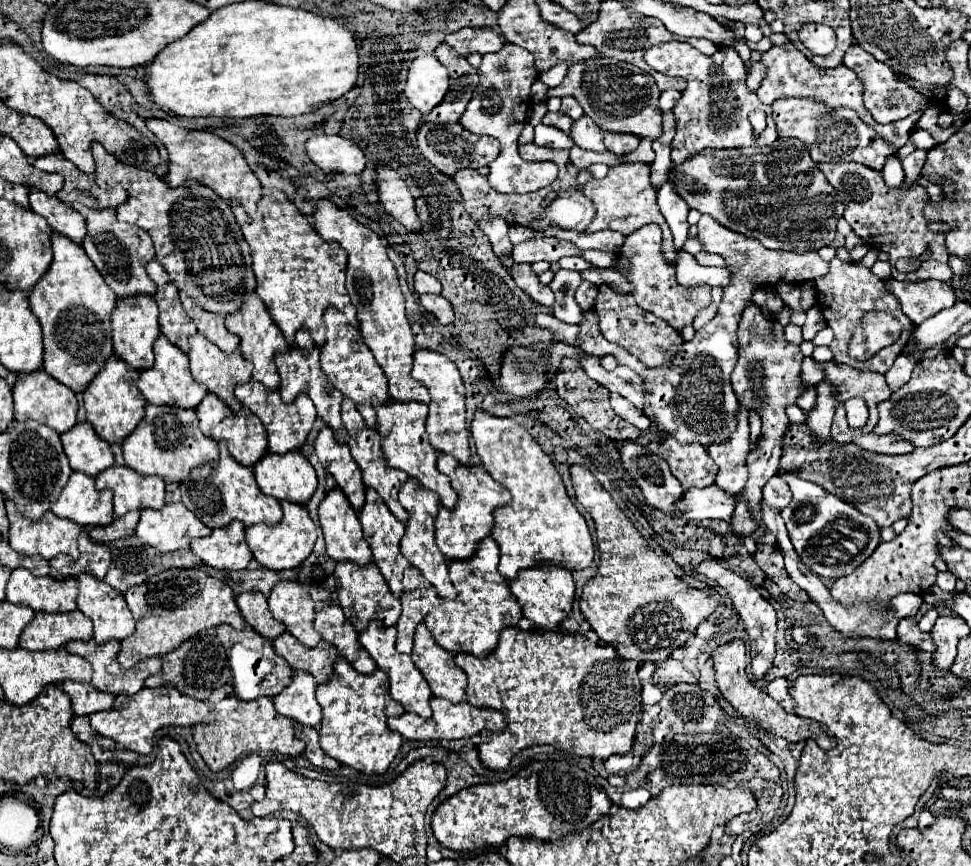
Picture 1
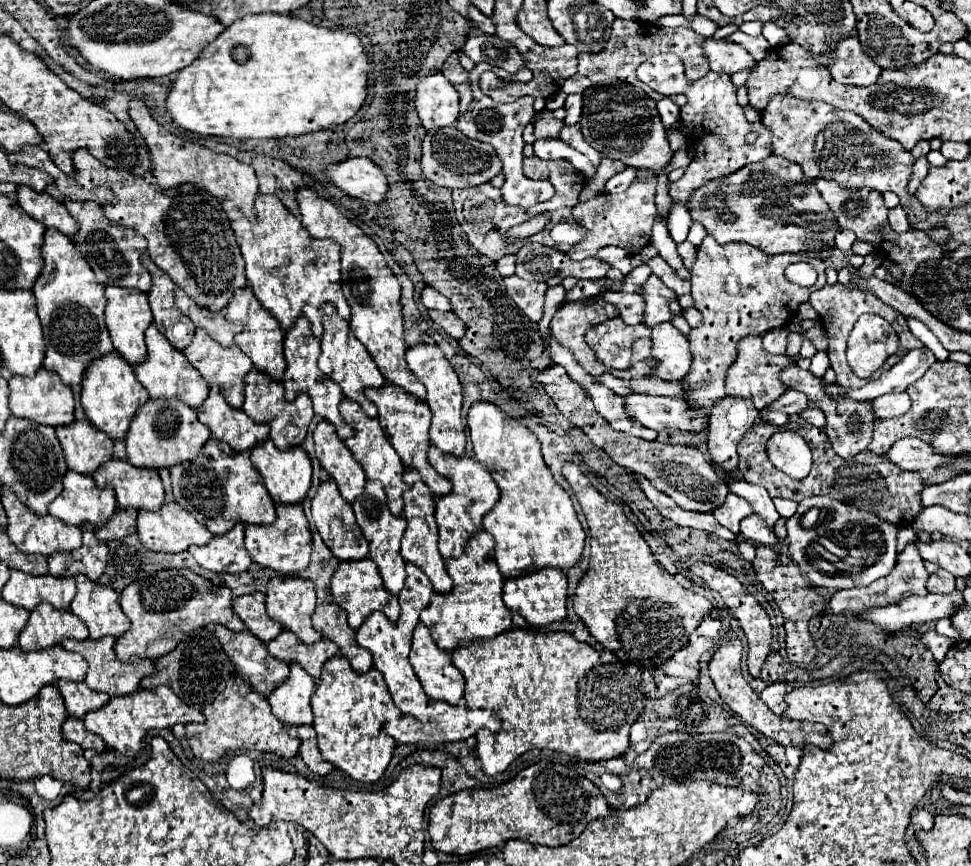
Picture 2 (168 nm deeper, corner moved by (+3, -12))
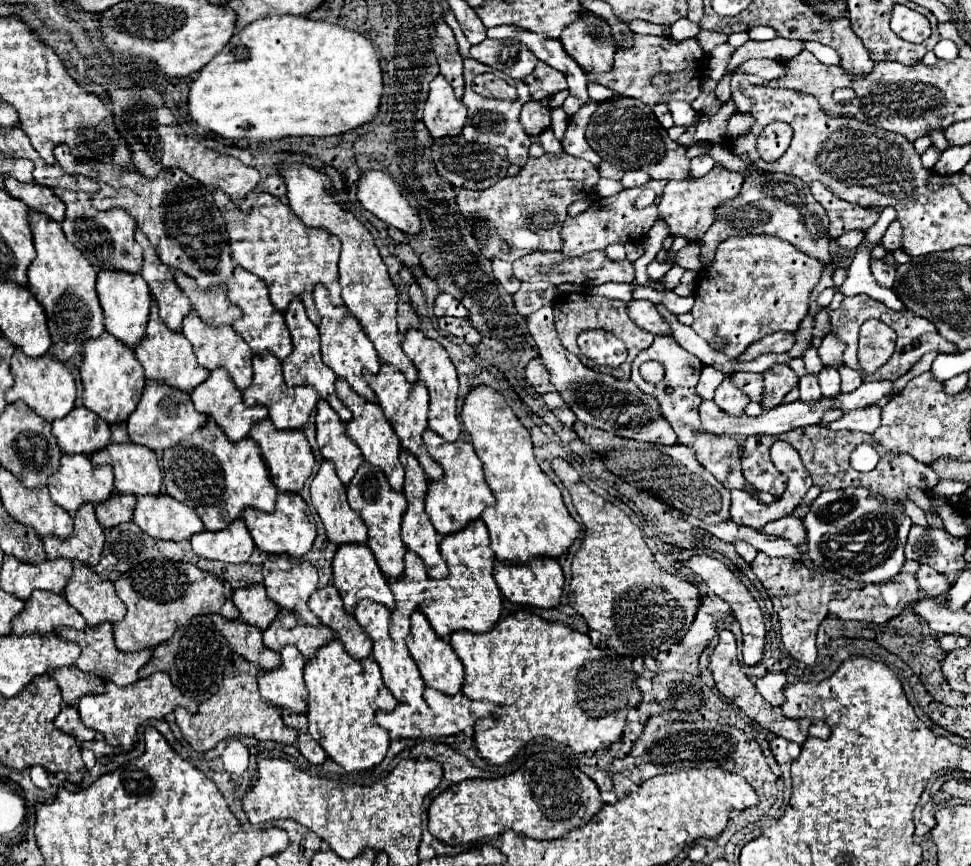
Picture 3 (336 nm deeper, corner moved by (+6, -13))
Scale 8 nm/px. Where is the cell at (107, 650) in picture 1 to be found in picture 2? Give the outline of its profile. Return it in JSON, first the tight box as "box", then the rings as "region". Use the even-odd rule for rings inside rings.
{"box":[61,637,155,695],"region":[[[103,637],[103,639],[85,639],[85,641],[77,641],[77,639],[63,639],[61,645],[67,651],[75,651],[79,655],[85,657],[85,661],[89,663],[87,669],[87,677],[85,683],[93,689],[93,691],[101,691],[101,693],[109,693],[113,695],[129,695],[131,691],[139,689],[139,681],[147,675],[155,673],[155,665],[151,659],[131,659],[129,663],[121,663],[113,651],[115,639],[113,637]]]}

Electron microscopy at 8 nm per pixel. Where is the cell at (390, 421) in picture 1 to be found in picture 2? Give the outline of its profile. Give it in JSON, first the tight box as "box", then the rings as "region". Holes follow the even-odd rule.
{"box":[365,383,451,497],"region":[[[385,383],[381,389],[369,389],[365,391],[365,395],[377,405],[379,409],[379,421],[385,429],[385,433],[389,435],[391,445],[395,447],[395,451],[399,453],[403,465],[407,467],[415,467],[423,481],[427,483],[427,487],[433,491],[435,497],[447,495],[451,491],[451,483],[449,479],[445,479],[443,475],[439,475],[431,463],[427,461],[427,449],[429,449],[429,425],[431,425],[431,411],[429,405],[421,399],[417,399],[415,395],[409,395],[407,391],[401,391],[401,387],[393,387],[393,383]]]}

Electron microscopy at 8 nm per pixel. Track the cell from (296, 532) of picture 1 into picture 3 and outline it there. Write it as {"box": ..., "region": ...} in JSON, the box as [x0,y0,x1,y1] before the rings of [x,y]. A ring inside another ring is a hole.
{"box":[242,496,316,558],"region":[[[278,496],[276,508],[270,514],[262,514],[262,512],[254,512],[252,508],[246,508],[242,520],[246,522],[246,528],[256,548],[264,554],[276,554],[276,556],[286,554],[290,558],[304,558],[310,552],[312,542],[316,538],[314,520],[308,512],[306,502],[300,496]]]}

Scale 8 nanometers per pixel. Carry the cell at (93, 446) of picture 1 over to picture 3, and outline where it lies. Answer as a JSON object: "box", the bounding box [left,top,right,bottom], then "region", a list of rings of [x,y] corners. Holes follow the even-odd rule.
{"box":[52,406,110,456],"region":[[[84,406],[54,420],[52,434],[64,454],[92,456],[110,444],[110,426]]]}

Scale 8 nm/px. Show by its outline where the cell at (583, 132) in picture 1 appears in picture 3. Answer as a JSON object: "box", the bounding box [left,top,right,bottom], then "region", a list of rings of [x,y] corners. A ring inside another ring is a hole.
{"box":[562,100,602,166],"region":[[[588,100],[582,110],[578,110],[574,116],[569,118],[568,128],[564,132],[564,138],[562,138],[562,146],[564,146],[564,152],[576,156],[576,158],[582,158],[582,160],[588,160],[590,164],[598,166],[602,162],[602,158],[586,144],[586,138],[584,138],[584,130],[586,130],[586,124],[590,120],[590,114],[594,112],[596,108],[596,102],[594,100]]]}

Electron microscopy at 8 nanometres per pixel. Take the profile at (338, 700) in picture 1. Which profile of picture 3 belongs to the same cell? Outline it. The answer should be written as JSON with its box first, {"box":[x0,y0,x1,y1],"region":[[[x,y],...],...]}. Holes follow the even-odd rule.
{"box":[304,640,440,772],"region":[[[332,640],[328,646],[324,646],[322,650],[318,650],[318,654],[316,654],[316,658],[314,660],[310,660],[308,664],[306,664],[306,668],[304,668],[304,682],[306,682],[306,688],[308,688],[308,722],[310,722],[310,726],[308,726],[308,732],[312,734],[312,738],[326,750],[326,754],[336,762],[336,764],[340,764],[346,772],[362,772],[362,770],[372,770],[374,766],[378,766],[382,760],[384,760],[384,756],[386,756],[386,752],[388,752],[388,746],[390,746],[390,738],[391,740],[404,738],[404,739],[415,739],[415,738],[433,738],[440,736],[422,736],[422,730],[420,730],[420,724],[424,722],[424,716],[428,716],[430,714],[430,708],[426,710],[426,714],[420,714],[416,708],[412,708],[410,704],[404,704],[404,702],[398,702],[394,696],[392,696],[392,692],[382,684],[382,676],[380,676],[380,668],[378,668],[378,664],[372,660],[372,658],[366,658],[366,660],[350,660],[350,656],[348,656],[348,652],[344,650],[344,646],[342,646],[342,642],[340,640]]]}

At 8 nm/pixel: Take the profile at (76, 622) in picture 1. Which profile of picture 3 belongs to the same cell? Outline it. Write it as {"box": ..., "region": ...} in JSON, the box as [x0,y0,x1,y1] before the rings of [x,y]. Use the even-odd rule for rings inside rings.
{"box":[12,592,86,636],"region":[[[32,592],[26,600],[26,608],[12,620],[12,632],[16,636],[24,634],[48,634],[58,626],[70,626],[74,630],[84,630],[86,622],[78,610],[74,610],[62,594],[54,592]]]}

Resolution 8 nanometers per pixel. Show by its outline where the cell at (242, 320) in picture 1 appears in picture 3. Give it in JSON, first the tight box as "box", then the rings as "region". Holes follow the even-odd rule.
{"box":[228,266,292,360],"region":[[[238,266],[234,280],[230,280],[228,300],[230,300],[230,304],[238,306],[244,314],[242,320],[236,320],[232,324],[232,328],[246,340],[246,344],[252,348],[254,354],[270,352],[278,360],[284,360],[292,352],[292,340],[290,340],[290,332],[286,328],[286,322],[284,322],[284,314],[274,310],[274,306],[270,304],[270,298],[268,298],[268,288],[258,276],[254,276],[254,274],[250,274]]]}

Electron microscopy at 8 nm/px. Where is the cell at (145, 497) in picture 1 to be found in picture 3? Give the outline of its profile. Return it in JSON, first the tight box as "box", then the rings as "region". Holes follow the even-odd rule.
{"box":[92,444,162,494],"region":[[[108,444],[92,456],[92,464],[110,464],[114,468],[114,490],[118,494],[160,494],[162,472],[156,454],[148,448],[126,444]]]}

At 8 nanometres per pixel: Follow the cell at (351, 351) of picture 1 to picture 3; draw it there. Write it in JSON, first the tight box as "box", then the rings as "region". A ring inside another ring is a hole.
{"box":[314,286,380,402],"region":[[[320,286],[314,292],[314,302],[316,302],[316,310],[322,316],[322,322],[318,328],[320,328],[320,352],[322,352],[324,364],[328,364],[338,378],[346,380],[364,400],[376,402],[372,388],[368,388],[368,384],[364,380],[364,372],[378,372],[380,370],[380,362],[378,362],[374,346],[370,344],[370,340],[362,332],[360,324],[348,314],[346,306],[334,306],[330,302],[328,292],[322,290]]]}

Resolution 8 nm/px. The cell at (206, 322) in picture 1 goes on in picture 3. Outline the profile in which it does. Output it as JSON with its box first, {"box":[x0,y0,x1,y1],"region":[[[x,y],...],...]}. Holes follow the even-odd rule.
{"box":[174,272,242,326],"region":[[[174,272],[174,280],[190,300],[192,310],[198,312],[202,322],[208,326],[232,326],[232,322],[242,318],[242,312],[238,308],[232,308],[232,304],[226,300],[224,288],[218,288],[218,292],[202,292],[184,272]]]}

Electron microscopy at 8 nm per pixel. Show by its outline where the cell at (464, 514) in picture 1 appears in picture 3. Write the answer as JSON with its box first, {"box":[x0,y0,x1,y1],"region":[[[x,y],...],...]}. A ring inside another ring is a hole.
{"box":[424,432,496,536],"region":[[[424,432],[424,446],[430,452],[430,456],[444,468],[444,476],[438,482],[428,484],[428,496],[426,496],[426,514],[430,516],[430,522],[434,524],[436,532],[442,536],[456,534],[462,528],[466,528],[472,520],[480,518],[480,514],[496,504],[496,498],[492,490],[488,488],[482,472],[482,462],[476,456],[472,444],[464,440],[456,440],[454,444],[446,444],[440,436],[434,436],[434,432]]]}

